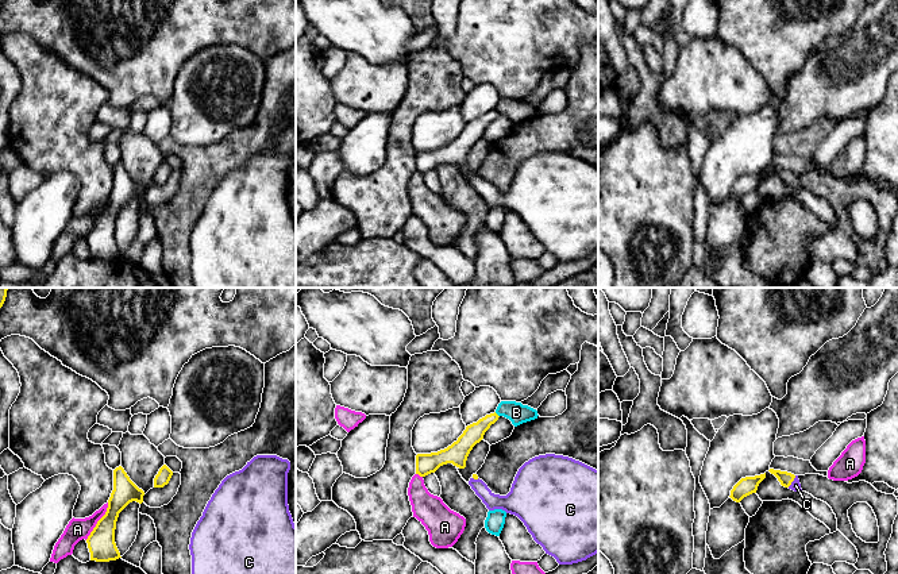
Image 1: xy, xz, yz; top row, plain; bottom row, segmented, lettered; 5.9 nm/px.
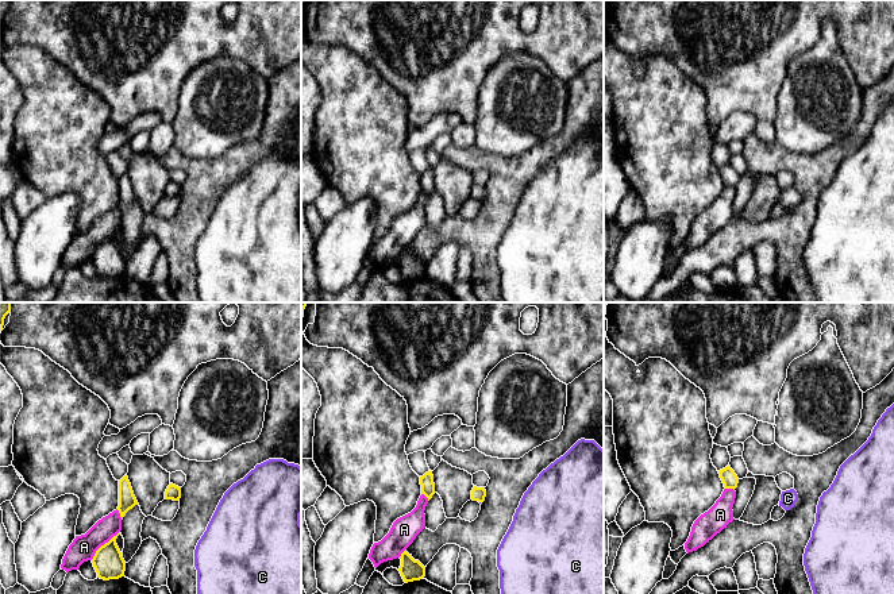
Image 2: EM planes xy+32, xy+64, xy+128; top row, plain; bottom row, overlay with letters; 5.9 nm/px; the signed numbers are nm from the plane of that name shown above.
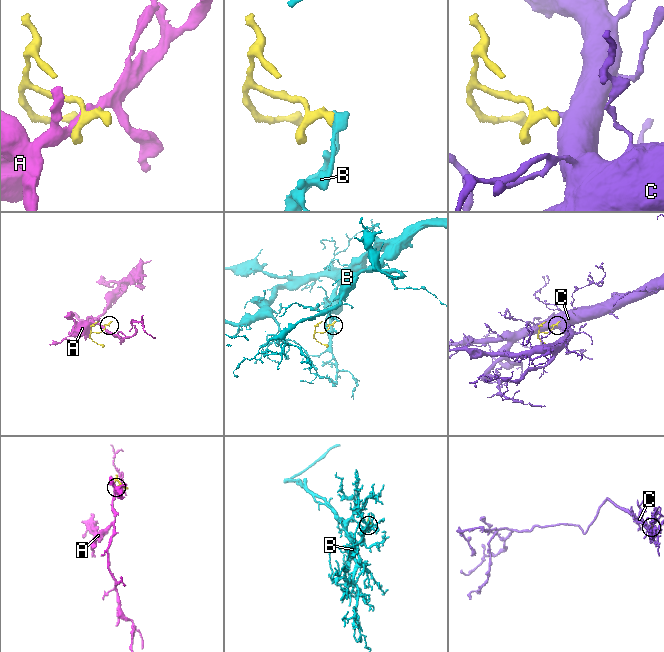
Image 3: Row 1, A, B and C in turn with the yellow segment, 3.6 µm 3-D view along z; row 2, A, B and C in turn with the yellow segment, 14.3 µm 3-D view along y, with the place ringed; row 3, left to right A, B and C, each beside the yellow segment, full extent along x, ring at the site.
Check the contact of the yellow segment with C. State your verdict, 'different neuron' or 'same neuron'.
same neuron

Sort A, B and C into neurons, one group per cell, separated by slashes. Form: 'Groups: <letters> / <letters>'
Groups: A / B / C

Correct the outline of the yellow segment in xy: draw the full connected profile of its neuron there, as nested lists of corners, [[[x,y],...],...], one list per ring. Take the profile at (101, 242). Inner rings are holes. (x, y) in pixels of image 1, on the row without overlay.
[[[122,163],[113,167],[113,188],[107,209],[86,236],[90,258],[109,259],[122,255],[115,240],[119,211],[132,199],[142,201],[143,193],[144,189],[130,177]]]

